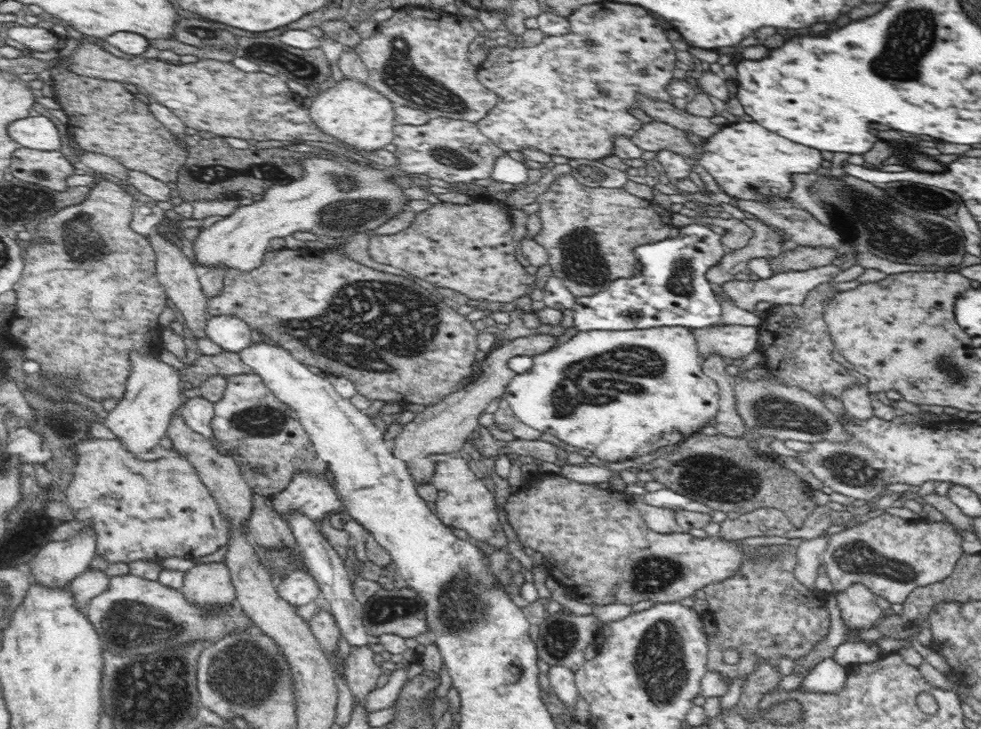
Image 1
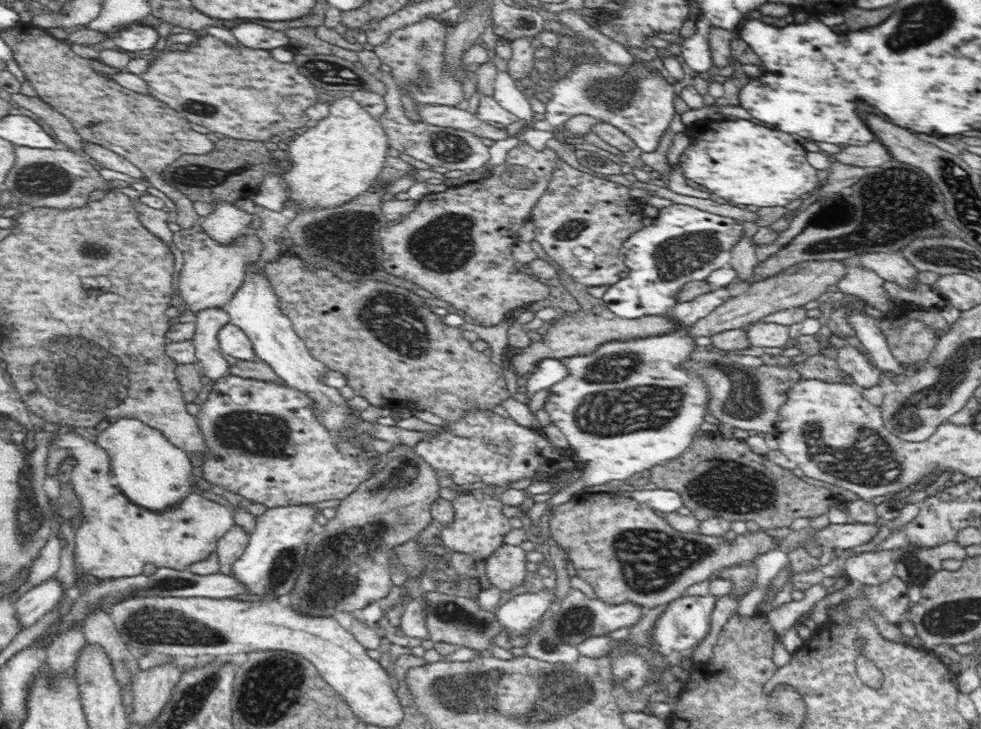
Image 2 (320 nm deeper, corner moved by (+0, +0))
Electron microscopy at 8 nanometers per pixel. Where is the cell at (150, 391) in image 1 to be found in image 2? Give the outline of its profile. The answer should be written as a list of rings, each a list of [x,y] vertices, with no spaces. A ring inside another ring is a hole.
[[[120,418],[97,432],[97,445],[109,456],[115,484],[134,504],[148,511],[166,511],[197,491],[190,454],[174,446],[158,429],[132,418]]]

